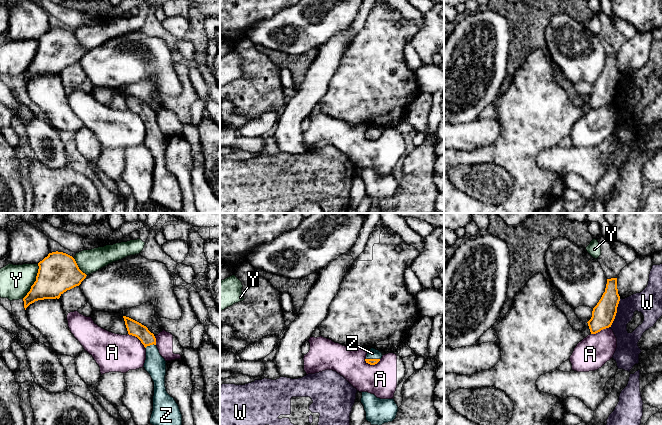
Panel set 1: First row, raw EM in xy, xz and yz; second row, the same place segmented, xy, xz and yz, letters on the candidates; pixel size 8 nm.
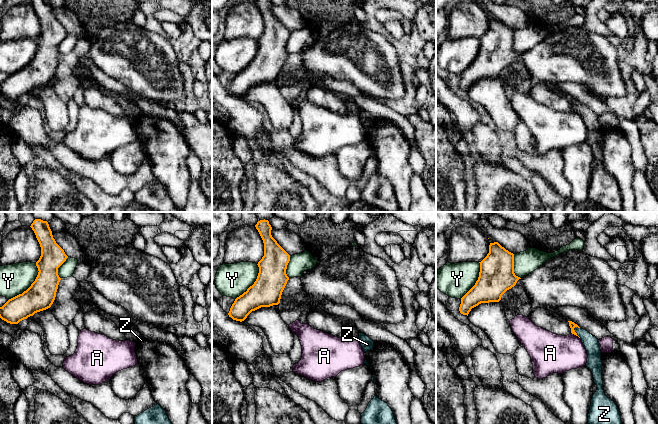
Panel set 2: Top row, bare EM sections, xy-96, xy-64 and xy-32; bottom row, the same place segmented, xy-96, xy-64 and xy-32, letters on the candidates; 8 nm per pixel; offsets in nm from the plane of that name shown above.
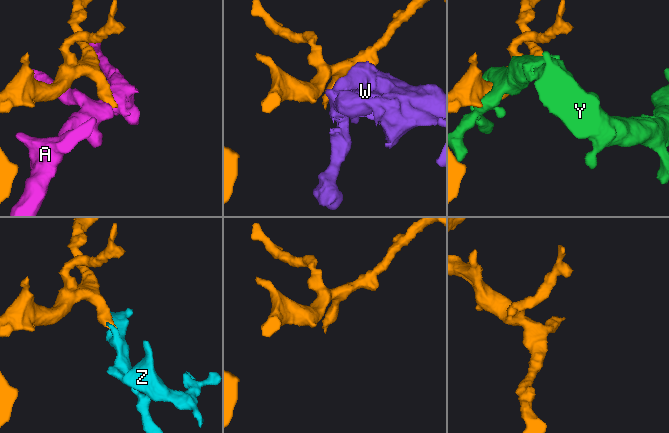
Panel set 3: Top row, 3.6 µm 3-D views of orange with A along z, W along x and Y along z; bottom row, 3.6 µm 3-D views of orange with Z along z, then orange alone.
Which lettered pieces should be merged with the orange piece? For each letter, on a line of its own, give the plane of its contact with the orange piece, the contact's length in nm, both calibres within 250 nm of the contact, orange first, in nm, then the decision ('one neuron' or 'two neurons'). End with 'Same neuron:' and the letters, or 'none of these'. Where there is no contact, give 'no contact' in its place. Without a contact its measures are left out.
A: xy | 180 nm | 120/300 nm | two neurons
W: yz | 240 nm | 190/180 nm | two neurons
Y: xy | 300 nm | 320/260 nm | two neurons
Z: xz | 110 nm | 50/80 nm | one neuron
Same neuron: Z

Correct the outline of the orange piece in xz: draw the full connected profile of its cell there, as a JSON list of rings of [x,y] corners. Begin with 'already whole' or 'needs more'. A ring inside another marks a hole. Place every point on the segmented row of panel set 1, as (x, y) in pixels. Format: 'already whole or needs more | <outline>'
needs more | [[[371,348],[367,352],[365,361],[366,361],[366,363],[368,363],[370,365],[375,365],[375,364],[377,364],[380,361],[382,356],[383,355],[382,355],[382,353],[379,350]]]

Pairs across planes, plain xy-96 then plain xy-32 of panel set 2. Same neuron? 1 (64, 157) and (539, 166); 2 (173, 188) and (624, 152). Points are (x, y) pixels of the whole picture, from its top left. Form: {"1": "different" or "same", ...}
{"1": "same", "2": "same"}

